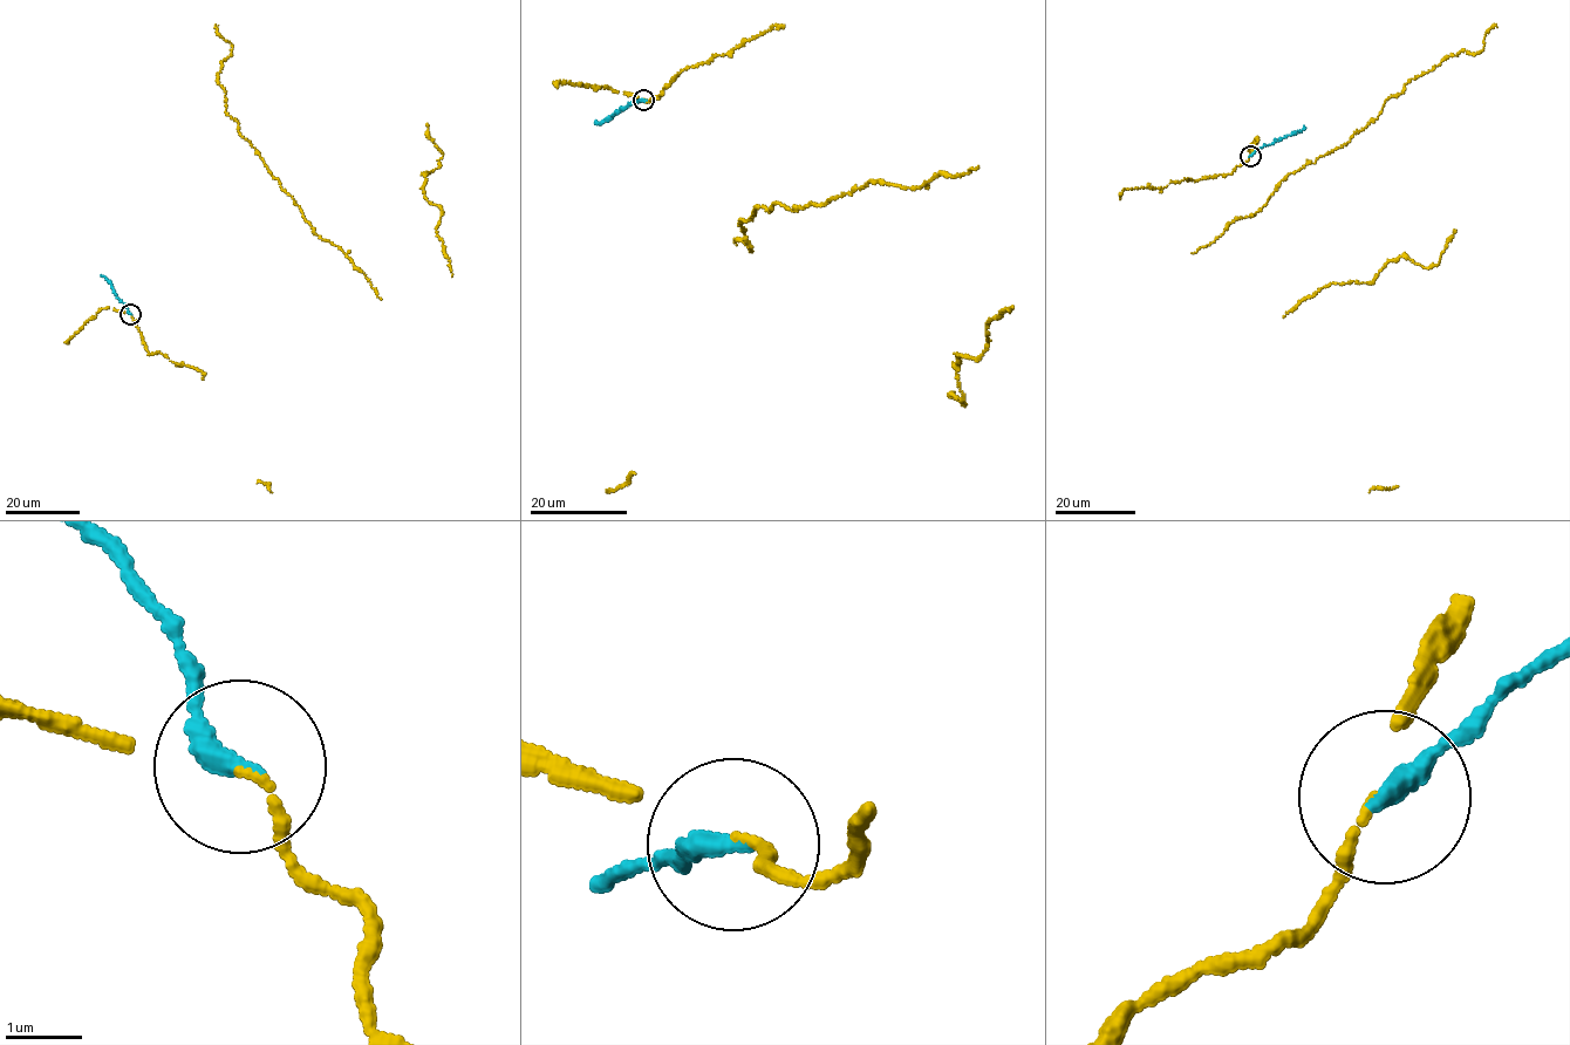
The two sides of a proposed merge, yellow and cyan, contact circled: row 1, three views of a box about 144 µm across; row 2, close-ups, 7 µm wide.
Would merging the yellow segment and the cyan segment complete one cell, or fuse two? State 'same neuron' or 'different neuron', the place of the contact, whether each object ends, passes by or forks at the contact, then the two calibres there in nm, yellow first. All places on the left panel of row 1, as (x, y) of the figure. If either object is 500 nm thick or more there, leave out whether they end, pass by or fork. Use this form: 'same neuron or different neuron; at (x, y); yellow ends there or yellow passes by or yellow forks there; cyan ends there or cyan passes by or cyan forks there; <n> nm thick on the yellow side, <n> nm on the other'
different neuron; at (130, 314); yellow passes by; cyan ends there; 80 nm thick on the yellow side, 320 nm on the other

